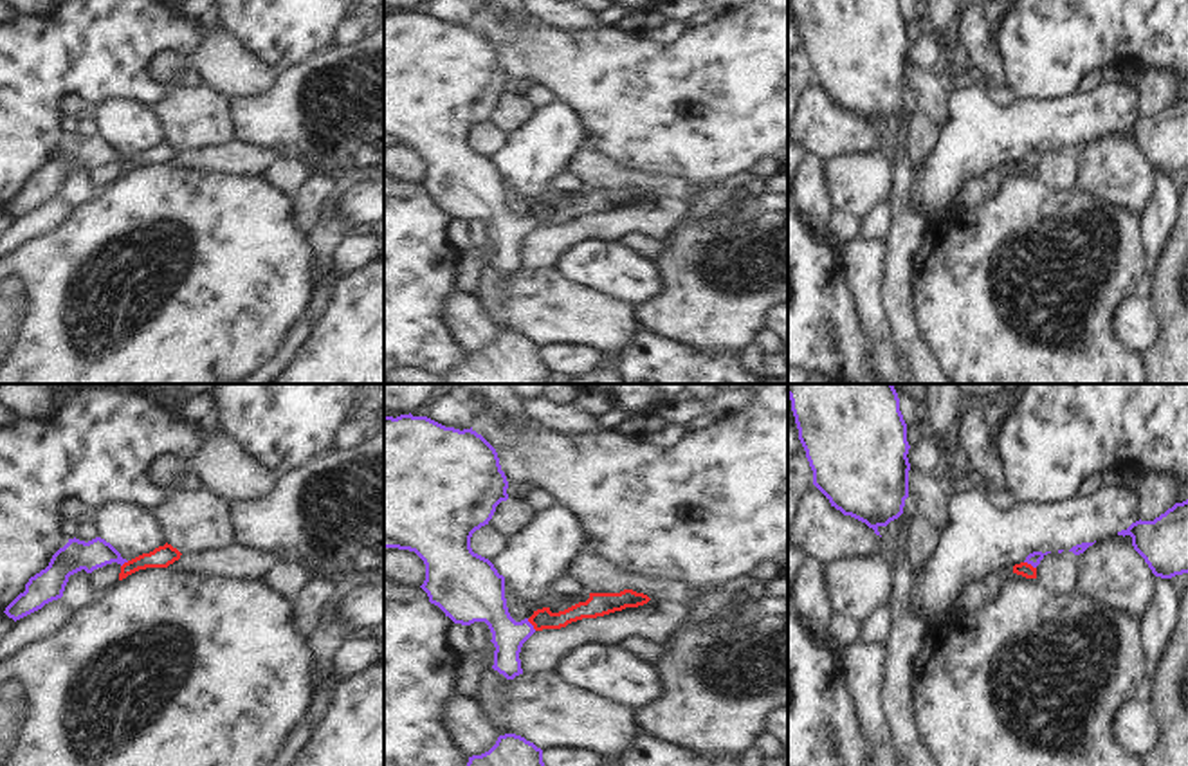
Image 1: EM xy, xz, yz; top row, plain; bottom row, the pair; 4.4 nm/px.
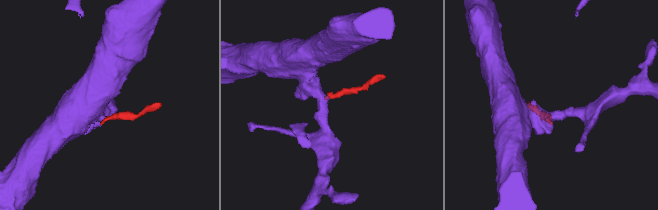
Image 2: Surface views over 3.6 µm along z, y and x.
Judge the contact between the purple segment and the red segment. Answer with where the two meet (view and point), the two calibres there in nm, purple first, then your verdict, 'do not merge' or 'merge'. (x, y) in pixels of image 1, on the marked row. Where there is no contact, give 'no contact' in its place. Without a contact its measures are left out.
xz (530, 624) | 200/100 nm | merge

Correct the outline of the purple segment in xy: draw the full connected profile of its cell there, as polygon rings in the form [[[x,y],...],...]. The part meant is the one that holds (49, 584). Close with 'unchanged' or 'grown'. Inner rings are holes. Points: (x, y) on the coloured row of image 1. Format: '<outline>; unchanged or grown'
[[[74,537],[52,555],[45,570],[29,579],[25,591],[20,593],[4,613],[16,622],[41,609],[45,604],[61,598],[69,577],[81,570],[92,573],[97,568],[117,562],[121,566],[119,580],[123,580],[139,570],[168,568],[178,561],[180,555],[177,548],[166,543],[150,553],[126,561],[101,537],[88,543]]]; grown

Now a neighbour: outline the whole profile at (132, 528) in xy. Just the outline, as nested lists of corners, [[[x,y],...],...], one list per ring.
[[[114,501],[94,512],[99,537],[110,543],[123,559],[132,561],[166,544],[162,519],[144,503]]]

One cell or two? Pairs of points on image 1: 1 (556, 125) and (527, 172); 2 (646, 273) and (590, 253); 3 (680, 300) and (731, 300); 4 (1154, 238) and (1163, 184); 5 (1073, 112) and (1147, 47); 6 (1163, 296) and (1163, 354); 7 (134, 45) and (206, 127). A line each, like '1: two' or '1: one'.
1: one
2: one
3: one
4: one
5: two
6: one
7: two

